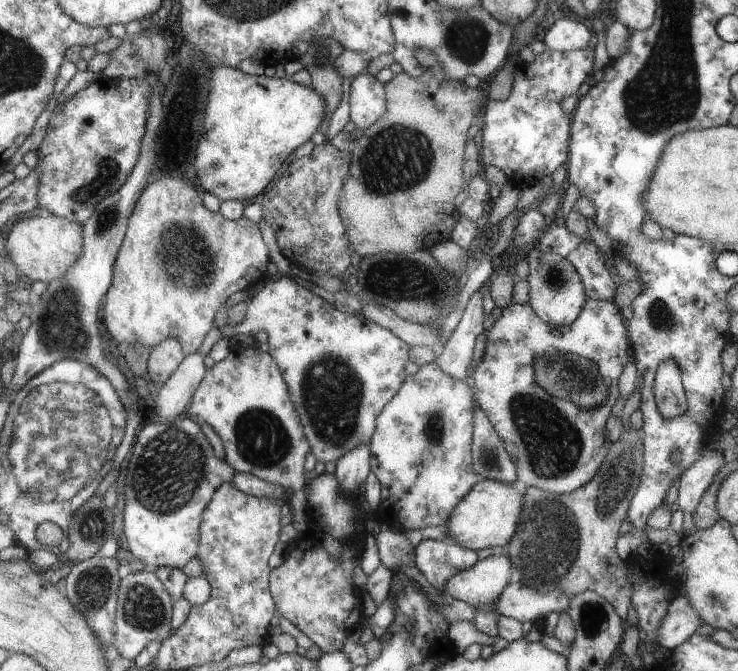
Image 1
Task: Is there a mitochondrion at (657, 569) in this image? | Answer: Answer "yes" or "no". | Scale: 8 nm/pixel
no

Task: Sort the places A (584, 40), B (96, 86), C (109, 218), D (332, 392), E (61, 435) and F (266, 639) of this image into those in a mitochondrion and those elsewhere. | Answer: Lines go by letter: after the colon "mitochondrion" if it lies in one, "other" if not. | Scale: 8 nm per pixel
A: other
B: other
C: mitochondrion
D: mitochondrion
E: mitochondrion
F: other

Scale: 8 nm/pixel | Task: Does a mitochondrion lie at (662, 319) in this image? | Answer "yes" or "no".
yes

